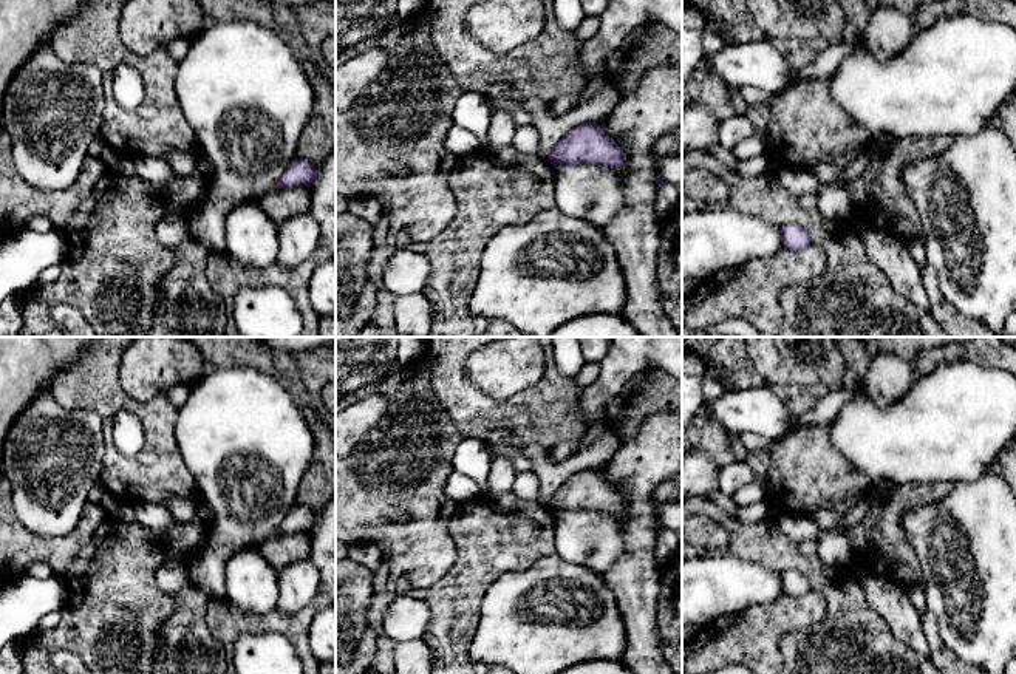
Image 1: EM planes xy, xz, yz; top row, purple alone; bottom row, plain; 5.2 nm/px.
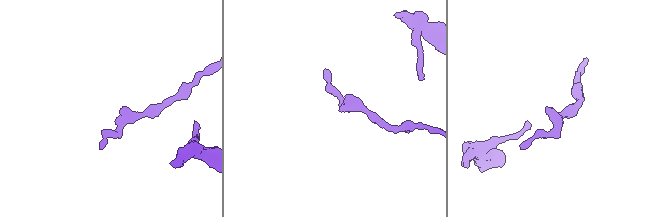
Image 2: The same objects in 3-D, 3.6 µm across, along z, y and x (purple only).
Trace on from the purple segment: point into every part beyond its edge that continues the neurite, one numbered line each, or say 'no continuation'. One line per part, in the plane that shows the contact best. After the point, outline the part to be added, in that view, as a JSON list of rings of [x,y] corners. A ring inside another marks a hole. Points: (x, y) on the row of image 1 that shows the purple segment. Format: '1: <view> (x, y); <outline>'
no continuation

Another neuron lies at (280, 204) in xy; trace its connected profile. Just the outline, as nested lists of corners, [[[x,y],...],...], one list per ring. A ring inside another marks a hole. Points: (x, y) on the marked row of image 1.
[[[295,186],[272,189],[264,193],[257,203],[277,224],[295,215],[309,212],[311,187]]]

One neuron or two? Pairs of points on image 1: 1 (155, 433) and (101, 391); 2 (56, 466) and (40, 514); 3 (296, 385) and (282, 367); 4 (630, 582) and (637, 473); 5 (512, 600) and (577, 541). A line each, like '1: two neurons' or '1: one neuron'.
1: one neuron
2: one neuron
3: one neuron
4: one neuron
5: two neurons

